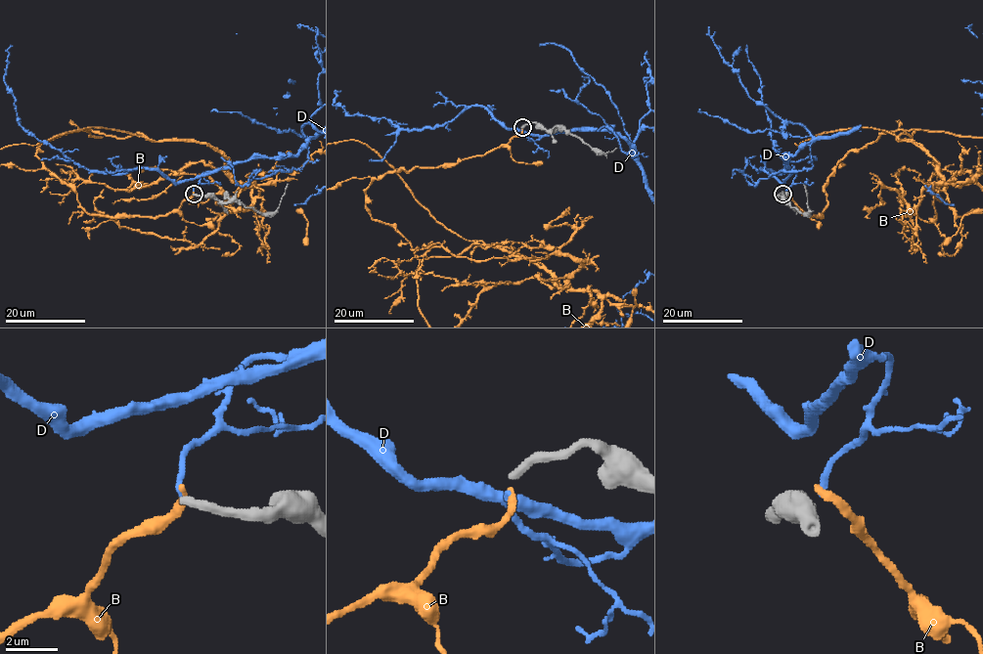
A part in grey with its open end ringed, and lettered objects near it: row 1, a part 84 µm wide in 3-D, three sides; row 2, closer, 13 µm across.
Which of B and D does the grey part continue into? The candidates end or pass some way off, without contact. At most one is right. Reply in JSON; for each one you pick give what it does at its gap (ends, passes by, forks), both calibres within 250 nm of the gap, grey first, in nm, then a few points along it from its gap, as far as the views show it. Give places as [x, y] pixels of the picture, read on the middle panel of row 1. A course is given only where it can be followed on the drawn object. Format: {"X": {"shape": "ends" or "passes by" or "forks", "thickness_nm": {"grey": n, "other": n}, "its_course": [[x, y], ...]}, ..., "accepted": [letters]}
{"D": {"shape": "ends", "thickness_nm": {"grey": 320, "other": 240}}, "accepted": ["D"]}

